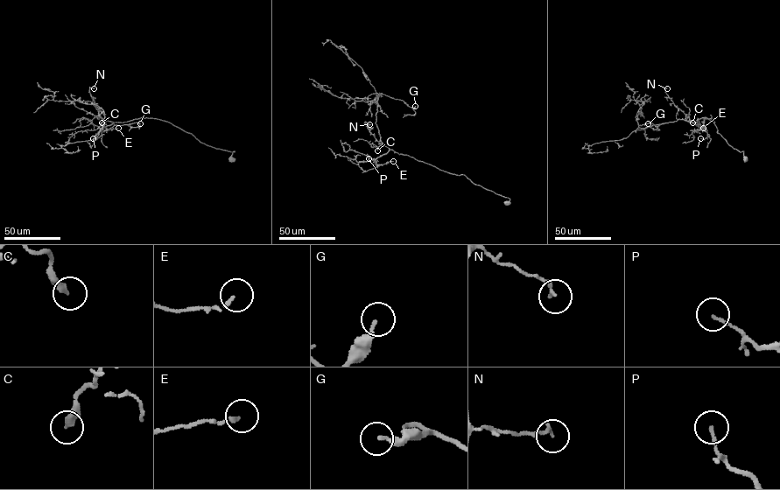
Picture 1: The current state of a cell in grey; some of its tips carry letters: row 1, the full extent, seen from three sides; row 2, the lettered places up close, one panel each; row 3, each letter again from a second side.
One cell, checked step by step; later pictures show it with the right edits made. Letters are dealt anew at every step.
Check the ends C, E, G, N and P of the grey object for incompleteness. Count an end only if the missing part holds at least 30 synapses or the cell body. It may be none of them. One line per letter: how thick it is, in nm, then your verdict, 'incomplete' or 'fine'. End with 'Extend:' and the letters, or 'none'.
C: calibre 320 nm; fine
E: calibre 150 nm; fine
G: calibre 220 nm; fine
N: calibre 140 nm; fine
P: calibre 140 nm; fine
Extend: none

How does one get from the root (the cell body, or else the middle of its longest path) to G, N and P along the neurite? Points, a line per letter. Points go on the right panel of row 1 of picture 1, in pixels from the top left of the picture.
G: (745, 159), (743, 151), (729, 145), (706, 118), (696, 122), (678, 119), (635, 130), (648, 123)
N: (745, 159), (743, 151), (717, 132), (712, 121), (687, 121), (667, 88)
P: (745, 159), (743, 151), (729, 145), (706, 118), (692, 122), (709, 136), (700, 138)

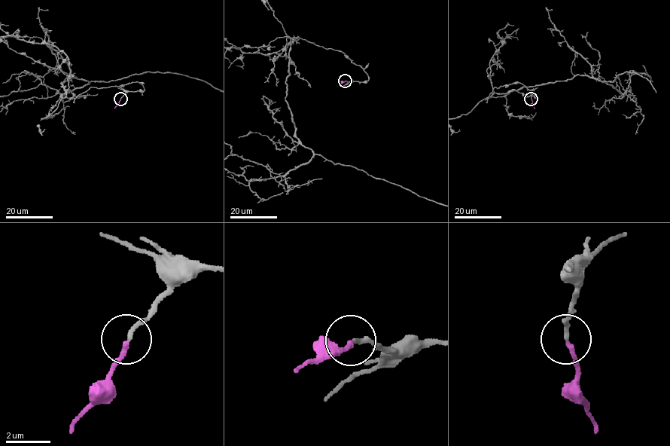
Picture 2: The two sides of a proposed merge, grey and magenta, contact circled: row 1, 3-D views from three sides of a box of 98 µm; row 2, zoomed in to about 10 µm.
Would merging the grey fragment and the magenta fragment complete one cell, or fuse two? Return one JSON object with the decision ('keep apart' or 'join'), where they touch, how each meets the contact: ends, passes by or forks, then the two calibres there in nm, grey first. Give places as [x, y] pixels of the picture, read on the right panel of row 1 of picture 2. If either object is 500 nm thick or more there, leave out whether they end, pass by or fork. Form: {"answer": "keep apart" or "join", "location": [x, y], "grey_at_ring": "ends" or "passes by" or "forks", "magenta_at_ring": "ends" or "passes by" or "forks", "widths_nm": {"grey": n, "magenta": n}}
{"answer": "join", "location": [531, 99], "grey_at_ring": "ends", "magenta_at_ring": "ends", "widths_nm": {"grey": 190, "magenta": 200}}

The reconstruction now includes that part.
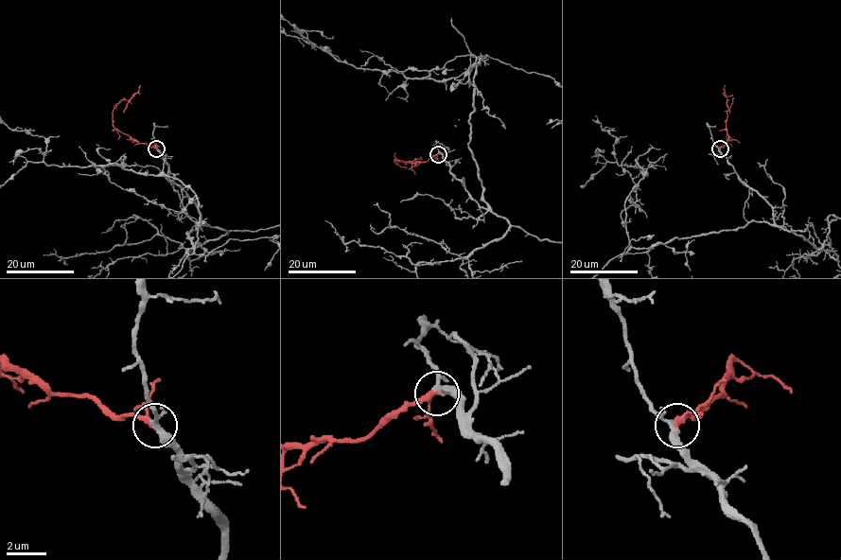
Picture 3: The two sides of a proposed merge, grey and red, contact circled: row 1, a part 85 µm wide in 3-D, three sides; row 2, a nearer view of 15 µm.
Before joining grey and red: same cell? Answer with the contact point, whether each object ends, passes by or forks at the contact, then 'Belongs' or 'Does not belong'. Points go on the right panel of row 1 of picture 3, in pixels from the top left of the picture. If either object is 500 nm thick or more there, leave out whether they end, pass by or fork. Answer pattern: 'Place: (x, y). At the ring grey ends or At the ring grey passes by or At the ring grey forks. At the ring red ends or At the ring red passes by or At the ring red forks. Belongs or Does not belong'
Place: (720, 148). At the ring grey forks. At the ring red passes by. Belongs

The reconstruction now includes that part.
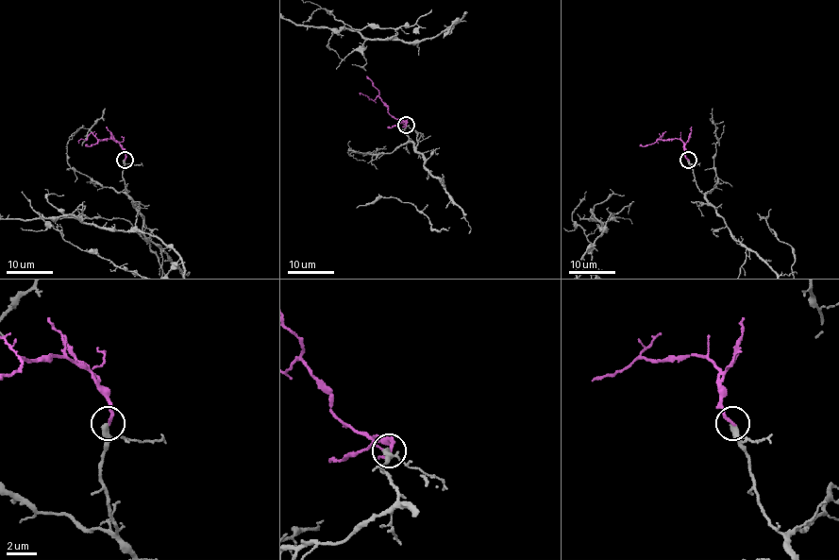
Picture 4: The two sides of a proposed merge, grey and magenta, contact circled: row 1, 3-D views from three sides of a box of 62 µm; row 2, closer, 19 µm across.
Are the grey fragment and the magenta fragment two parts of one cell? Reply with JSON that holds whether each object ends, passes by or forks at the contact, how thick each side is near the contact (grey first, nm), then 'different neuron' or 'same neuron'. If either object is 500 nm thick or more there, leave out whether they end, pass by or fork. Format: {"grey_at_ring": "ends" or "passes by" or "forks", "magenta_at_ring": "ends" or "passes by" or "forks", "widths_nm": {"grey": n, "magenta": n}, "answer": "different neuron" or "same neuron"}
{"grey_at_ring": "passes by", "magenta_at_ring": "ends", "widths_nm": {"grey": 280, "magenta": 220}, "answer": "same neuron"}

